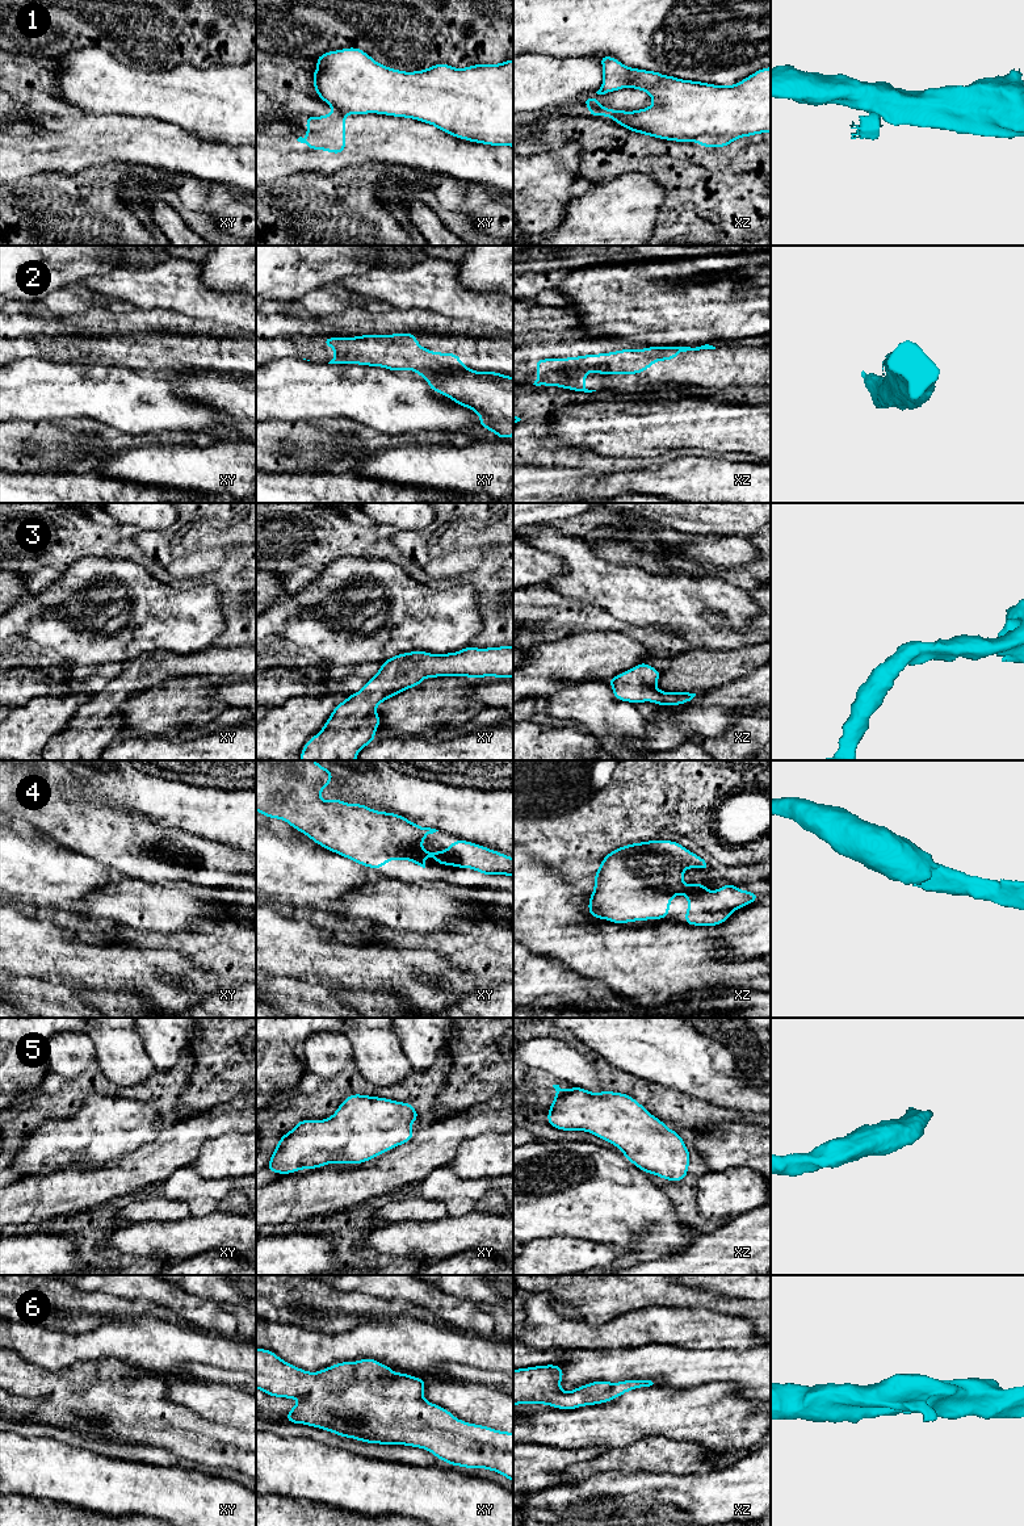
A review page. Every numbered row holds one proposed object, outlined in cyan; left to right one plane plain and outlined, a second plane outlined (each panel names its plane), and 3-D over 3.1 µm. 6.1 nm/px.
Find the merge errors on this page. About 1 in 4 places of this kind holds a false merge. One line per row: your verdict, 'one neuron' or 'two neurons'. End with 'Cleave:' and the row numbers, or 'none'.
1: two neurons
2: two neurons
3: one neuron
4: one neuron
5: one neuron
6: one neuron
Cleave: 1, 2

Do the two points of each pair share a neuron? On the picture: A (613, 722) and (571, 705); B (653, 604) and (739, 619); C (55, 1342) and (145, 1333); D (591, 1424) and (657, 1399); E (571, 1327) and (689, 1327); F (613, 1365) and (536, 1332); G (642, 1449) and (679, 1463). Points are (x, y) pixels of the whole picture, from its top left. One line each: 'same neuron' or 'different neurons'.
A: same neuron
B: same neuron
C: same neuron
D: same neuron
E: same neuron
F: different neurons
G: same neuron

